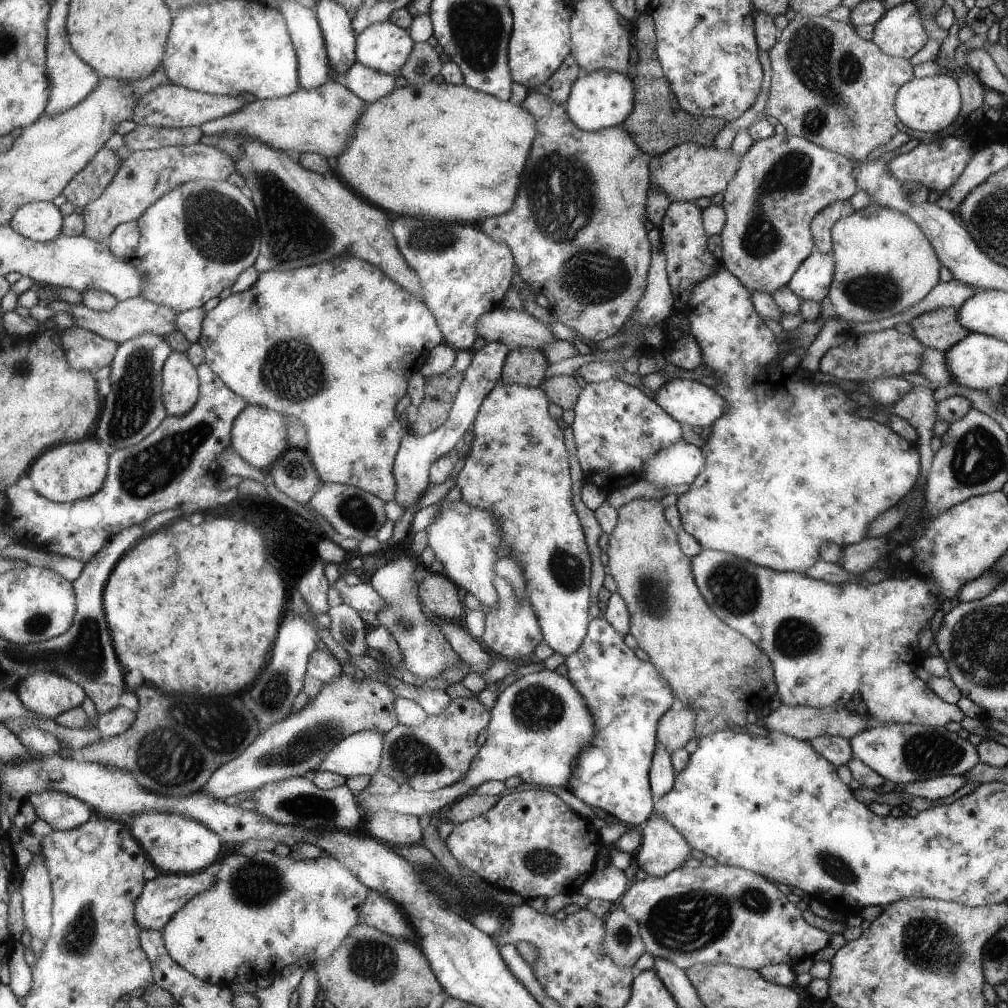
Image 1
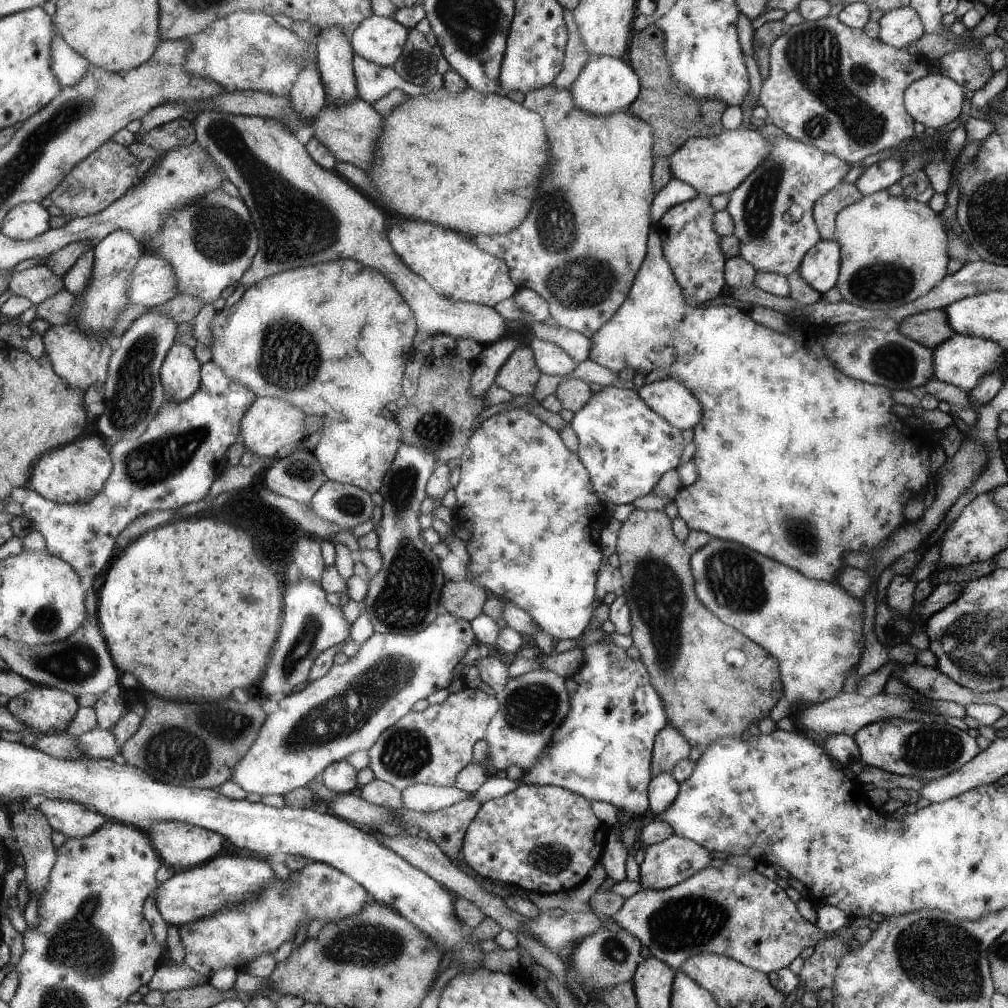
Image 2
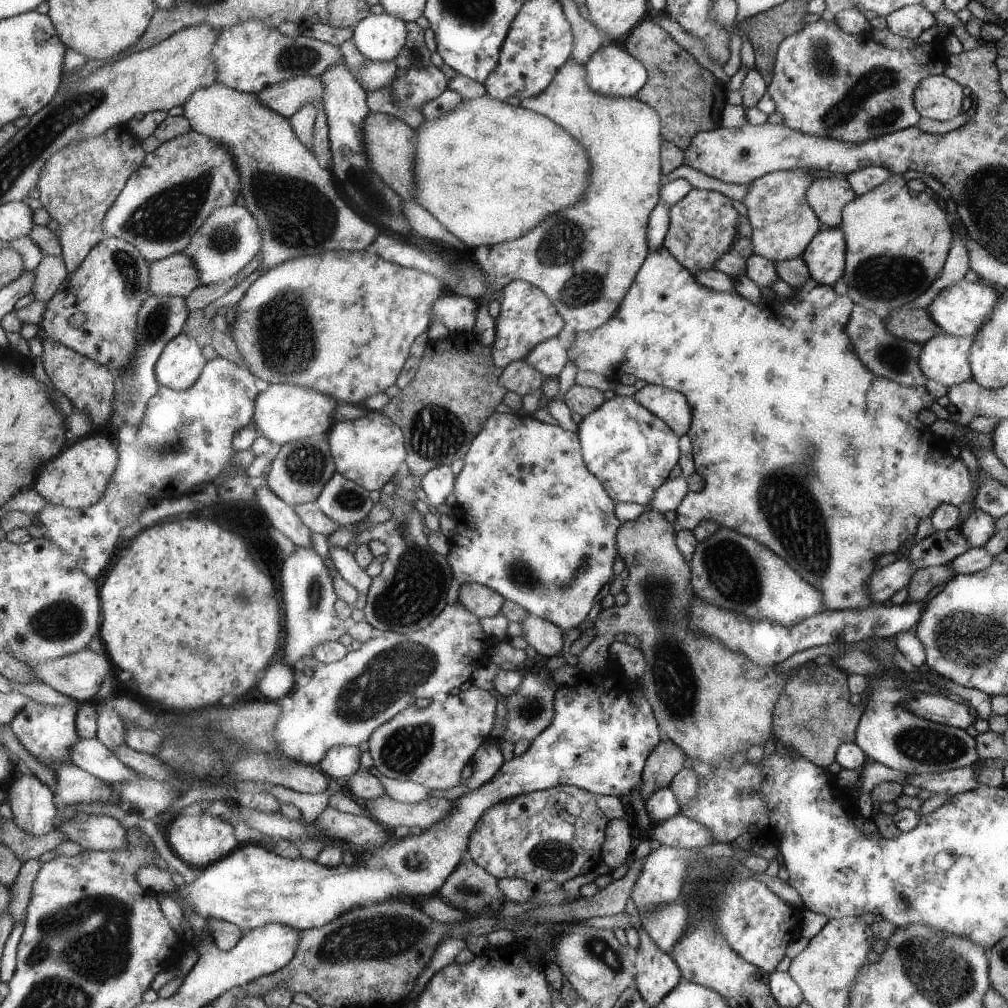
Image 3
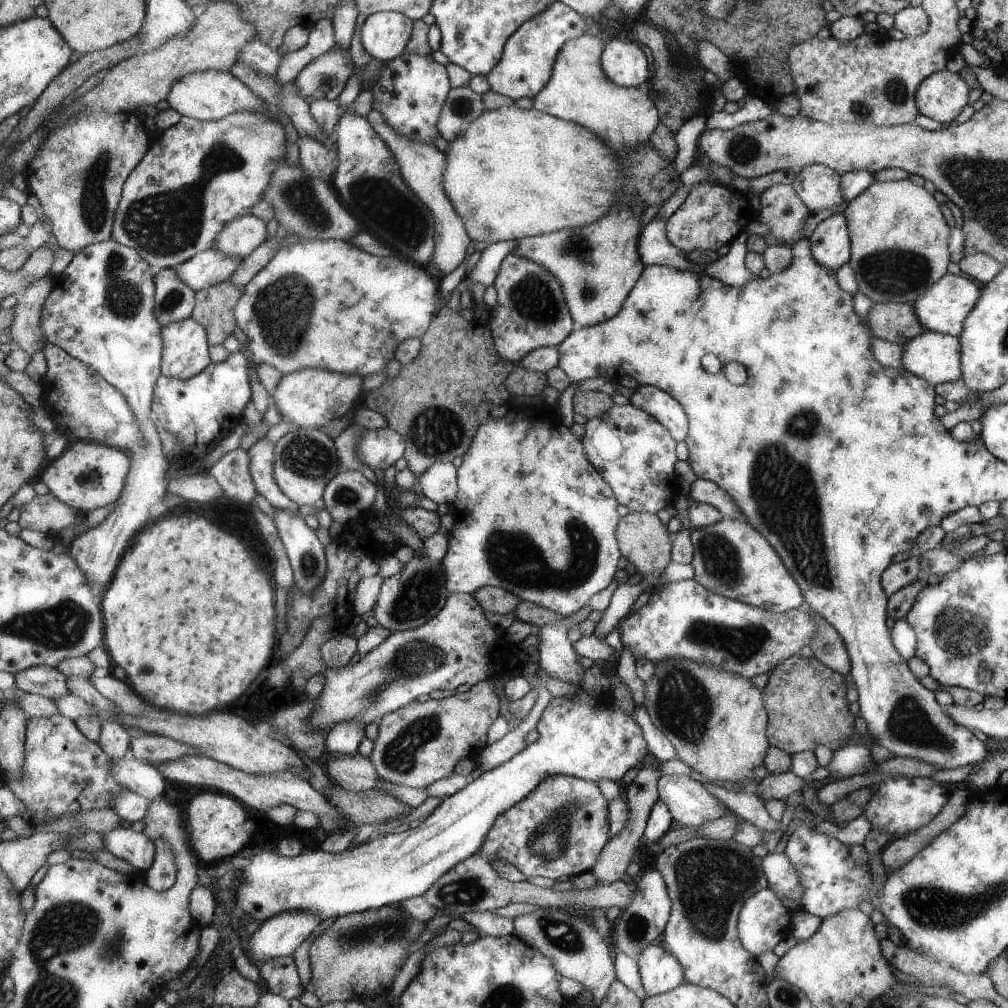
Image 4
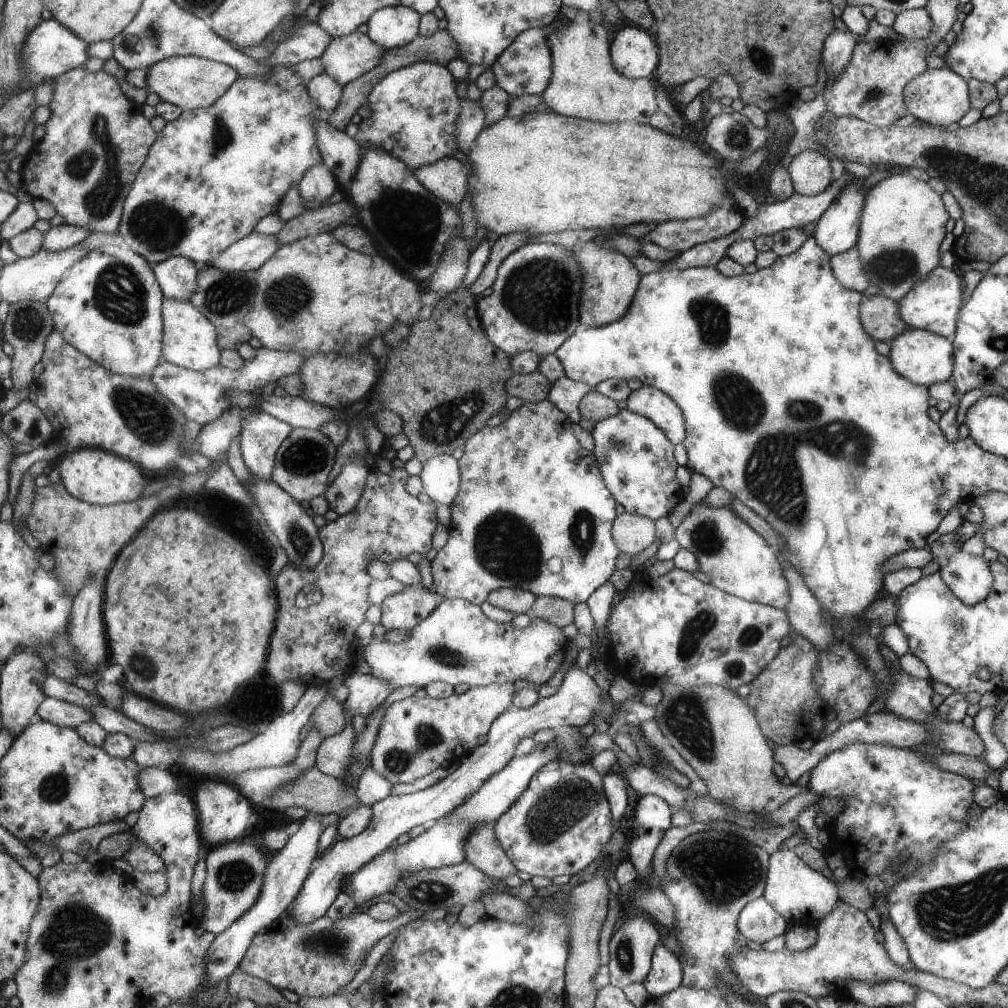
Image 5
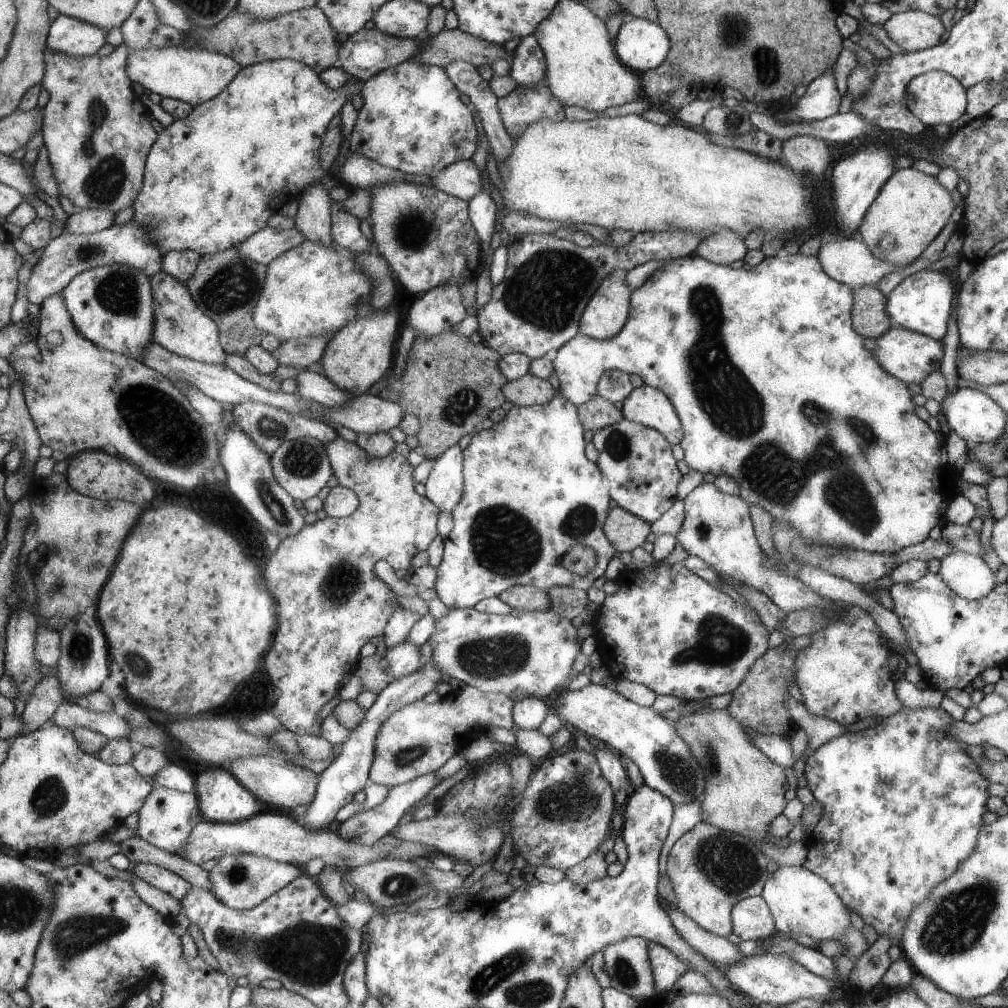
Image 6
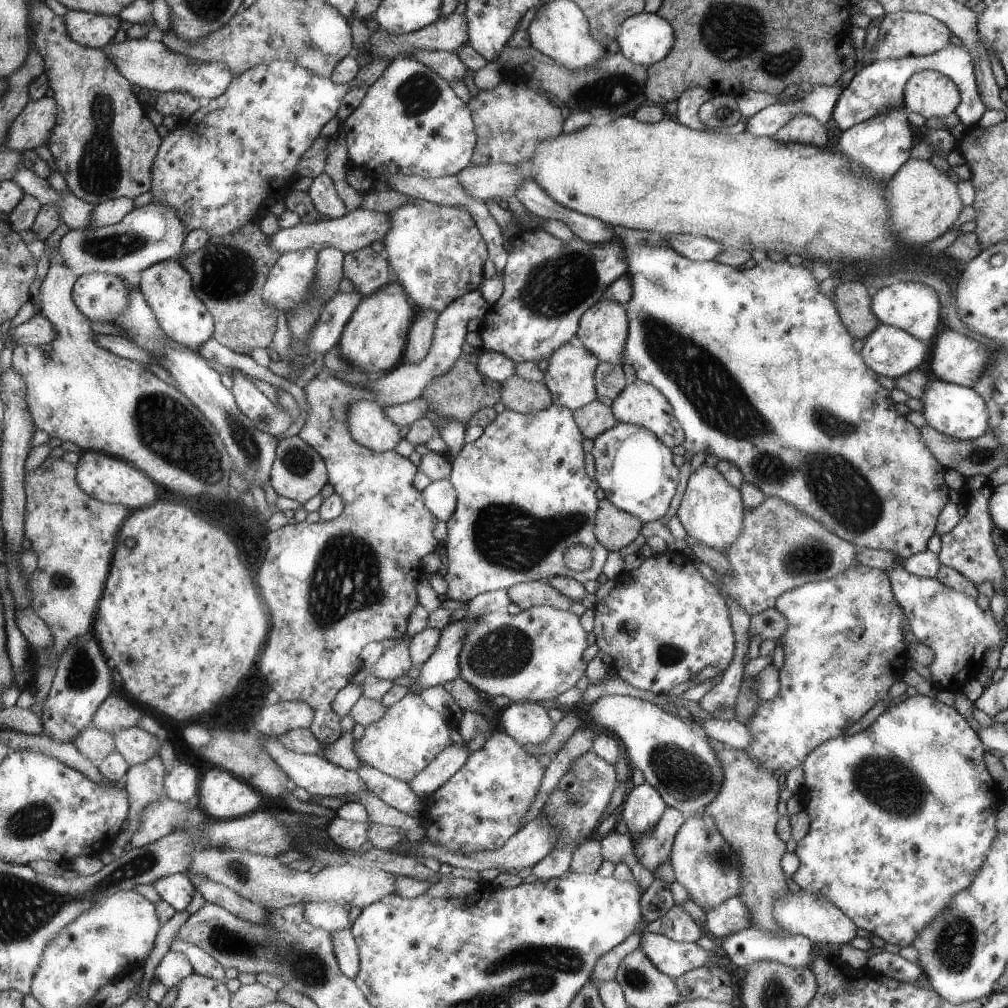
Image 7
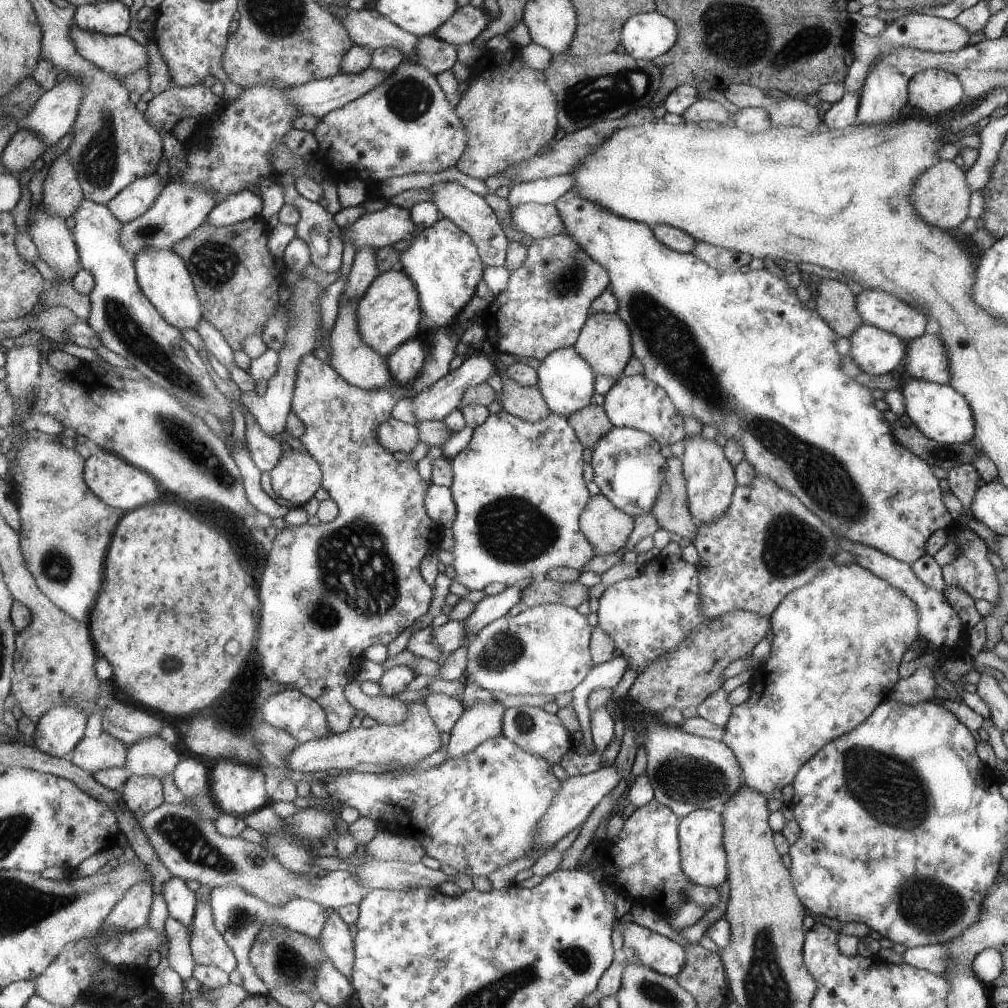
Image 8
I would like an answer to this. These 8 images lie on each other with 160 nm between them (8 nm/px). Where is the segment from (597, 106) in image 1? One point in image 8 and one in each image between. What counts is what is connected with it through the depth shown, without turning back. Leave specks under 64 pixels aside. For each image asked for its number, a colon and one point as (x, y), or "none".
2: (605, 84)
3: (611, 70)
4: (625, 63)
5: (634, 52)
6: (640, 45)
7: (643, 39)
8: (647, 35)

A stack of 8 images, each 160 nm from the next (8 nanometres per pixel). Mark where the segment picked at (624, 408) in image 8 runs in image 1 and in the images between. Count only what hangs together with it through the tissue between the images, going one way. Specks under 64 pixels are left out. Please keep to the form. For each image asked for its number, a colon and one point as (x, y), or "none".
1: (688, 402)
2: (667, 397)
3: (671, 406)
4: (661, 405)
5: (647, 401)
6: (645, 405)
7: (640, 404)

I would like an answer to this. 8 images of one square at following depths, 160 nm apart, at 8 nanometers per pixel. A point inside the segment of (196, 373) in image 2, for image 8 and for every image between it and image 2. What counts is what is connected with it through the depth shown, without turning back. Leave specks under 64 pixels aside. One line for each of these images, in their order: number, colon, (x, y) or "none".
3: (181, 363)
4: (186, 353)
5: (190, 339)
6: (181, 326)
7: (169, 289)
8: (164, 277)

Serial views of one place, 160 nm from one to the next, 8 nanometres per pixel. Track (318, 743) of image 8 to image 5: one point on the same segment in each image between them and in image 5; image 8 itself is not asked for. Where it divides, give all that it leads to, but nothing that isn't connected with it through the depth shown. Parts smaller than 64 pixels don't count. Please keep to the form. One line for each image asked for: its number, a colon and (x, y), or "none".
5: (418, 734)
6: (415, 741)
7: (402, 744)

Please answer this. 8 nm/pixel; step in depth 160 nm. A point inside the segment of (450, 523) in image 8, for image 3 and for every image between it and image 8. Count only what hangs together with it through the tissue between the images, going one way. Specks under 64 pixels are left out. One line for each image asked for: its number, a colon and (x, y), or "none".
3: (438, 484)
4: (439, 483)
5: (441, 477)
6: (445, 487)
7: (441, 496)

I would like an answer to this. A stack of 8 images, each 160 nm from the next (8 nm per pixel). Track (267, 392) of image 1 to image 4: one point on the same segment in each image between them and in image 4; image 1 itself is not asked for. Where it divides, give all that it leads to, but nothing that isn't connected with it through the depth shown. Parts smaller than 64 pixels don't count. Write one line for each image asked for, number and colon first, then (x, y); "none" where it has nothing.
2: (344, 359)
3: (343, 322)
4: (349, 303)

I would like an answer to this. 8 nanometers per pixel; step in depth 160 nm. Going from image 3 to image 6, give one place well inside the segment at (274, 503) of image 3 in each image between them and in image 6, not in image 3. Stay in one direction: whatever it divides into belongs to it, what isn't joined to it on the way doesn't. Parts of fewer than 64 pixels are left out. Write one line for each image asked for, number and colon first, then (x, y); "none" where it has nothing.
4: (262, 454)
5: (262, 435)
6: (269, 427)

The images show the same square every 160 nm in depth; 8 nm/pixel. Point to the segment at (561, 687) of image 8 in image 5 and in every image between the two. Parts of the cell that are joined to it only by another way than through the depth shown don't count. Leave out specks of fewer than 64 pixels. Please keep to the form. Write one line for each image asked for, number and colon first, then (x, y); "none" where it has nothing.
5: (458, 643)
6: (531, 654)
7: (535, 655)

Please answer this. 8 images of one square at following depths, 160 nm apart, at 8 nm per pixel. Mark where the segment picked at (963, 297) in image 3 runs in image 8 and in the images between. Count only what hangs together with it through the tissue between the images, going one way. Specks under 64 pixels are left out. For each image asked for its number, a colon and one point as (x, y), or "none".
4: (943, 308)
5: (933, 304)
6: (921, 302)
7: (914, 308)
8: (887, 312)

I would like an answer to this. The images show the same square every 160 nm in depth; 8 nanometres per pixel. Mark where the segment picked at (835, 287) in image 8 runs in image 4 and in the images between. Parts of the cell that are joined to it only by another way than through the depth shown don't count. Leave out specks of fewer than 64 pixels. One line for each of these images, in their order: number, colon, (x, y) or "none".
4: (897, 323)
5: (879, 315)
6: (870, 318)
7: (852, 299)

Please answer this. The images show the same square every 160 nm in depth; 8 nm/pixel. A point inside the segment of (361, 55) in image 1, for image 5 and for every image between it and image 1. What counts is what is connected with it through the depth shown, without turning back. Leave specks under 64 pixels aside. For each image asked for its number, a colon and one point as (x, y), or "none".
2: (382, 40)
3: (381, 37)
4: (385, 35)
5: (394, 26)

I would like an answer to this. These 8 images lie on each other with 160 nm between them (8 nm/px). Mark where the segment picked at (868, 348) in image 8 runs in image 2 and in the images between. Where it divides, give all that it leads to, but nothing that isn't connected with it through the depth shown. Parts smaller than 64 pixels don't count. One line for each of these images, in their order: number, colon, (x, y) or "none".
2: (961, 360)
3: (944, 358)
4: (934, 357)
5: (921, 357)
6: (906, 355)
7: (890, 352)

